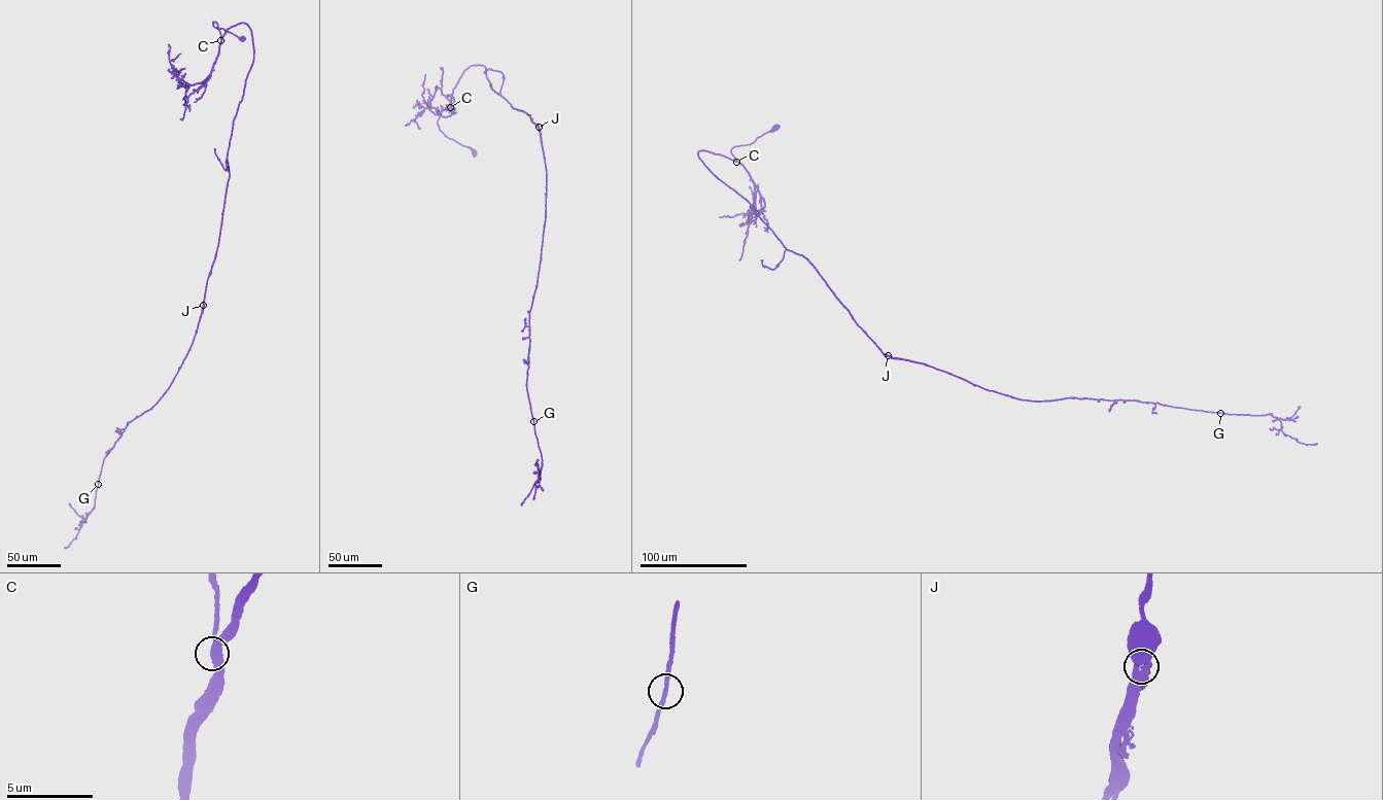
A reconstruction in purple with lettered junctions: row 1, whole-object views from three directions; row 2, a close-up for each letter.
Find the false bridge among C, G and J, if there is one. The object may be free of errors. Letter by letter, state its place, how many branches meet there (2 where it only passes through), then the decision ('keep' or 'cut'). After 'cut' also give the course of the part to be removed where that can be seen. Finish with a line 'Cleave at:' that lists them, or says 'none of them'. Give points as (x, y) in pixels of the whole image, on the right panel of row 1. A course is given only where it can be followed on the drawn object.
C: at (736, 162); 3 branches meet; keep
G: at (1220, 413); 2 branches meet; keep
J: at (888, 355); 2 branches meet; cut; foreign part runs (888, 355), (925, 363)
Cleave at: J

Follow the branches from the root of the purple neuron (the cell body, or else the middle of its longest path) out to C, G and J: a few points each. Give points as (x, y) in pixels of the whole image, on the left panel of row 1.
C: (243, 39), (215, 28), (213, 21), (217, 25), (220, 40)
G: (243, 39), (213, 22), (221, 39), (247, 24), (253, 58), (196, 333), (167, 390), (105, 456), (98, 484)
J: (243, 39), (213, 22), (221, 39), (231, 26), (247, 24), (253, 53), (233, 125), (219, 235), (203, 305)

